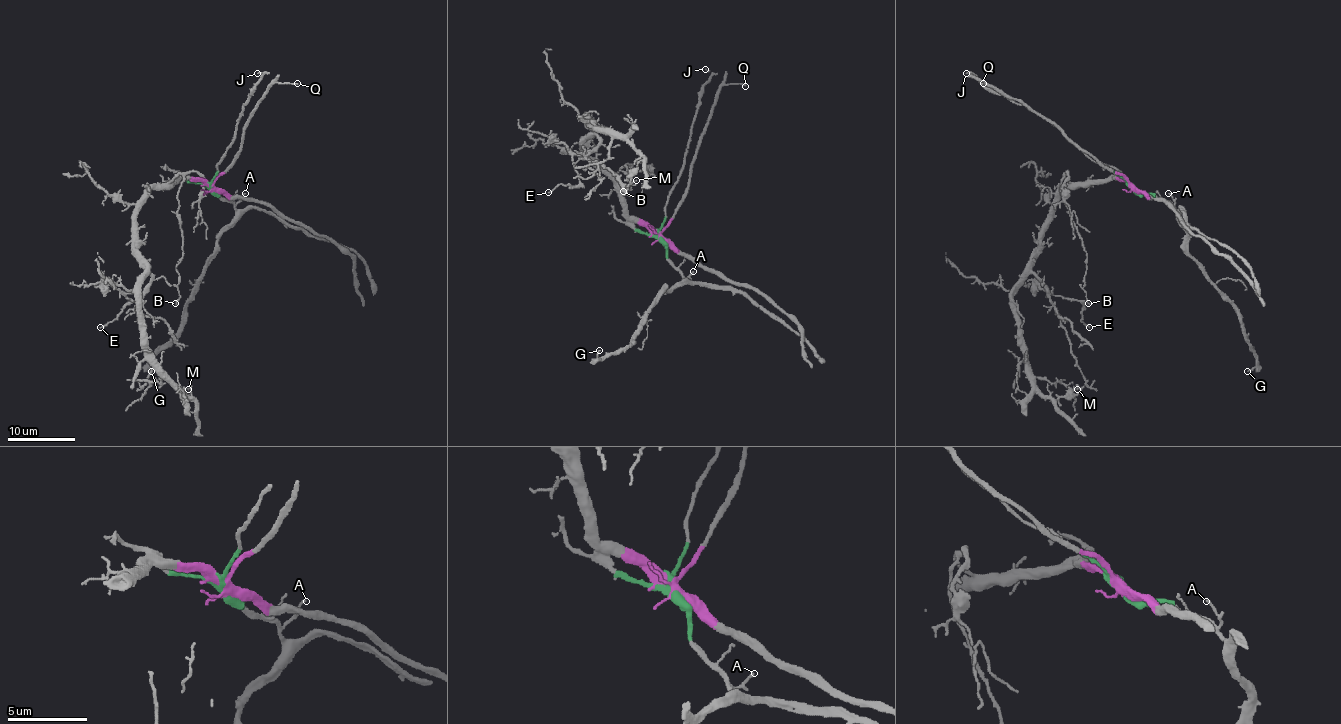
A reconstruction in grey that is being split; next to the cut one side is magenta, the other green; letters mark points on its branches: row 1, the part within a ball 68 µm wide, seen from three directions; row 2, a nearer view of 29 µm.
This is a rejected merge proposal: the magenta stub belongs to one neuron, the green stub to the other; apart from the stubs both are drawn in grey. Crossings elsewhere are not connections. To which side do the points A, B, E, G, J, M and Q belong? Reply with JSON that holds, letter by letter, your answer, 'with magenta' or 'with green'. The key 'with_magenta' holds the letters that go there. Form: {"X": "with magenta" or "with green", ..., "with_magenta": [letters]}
{"A": "with green", "B": "with magenta", "E": "with magenta", "G": "with green", "J": "with green", "M": "with magenta", "Q": "with magenta", "with_magenta": ["B", "E", "M", "Q"]}

